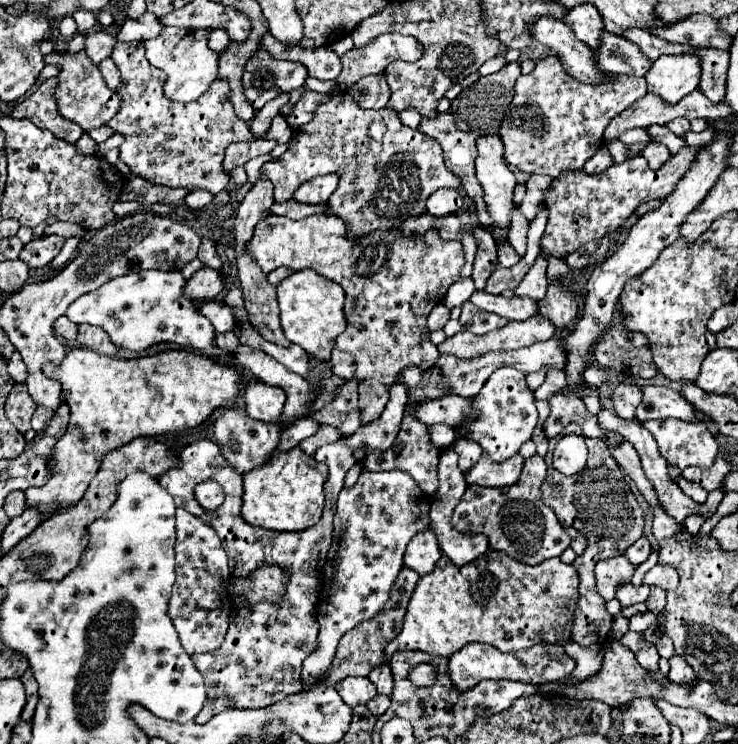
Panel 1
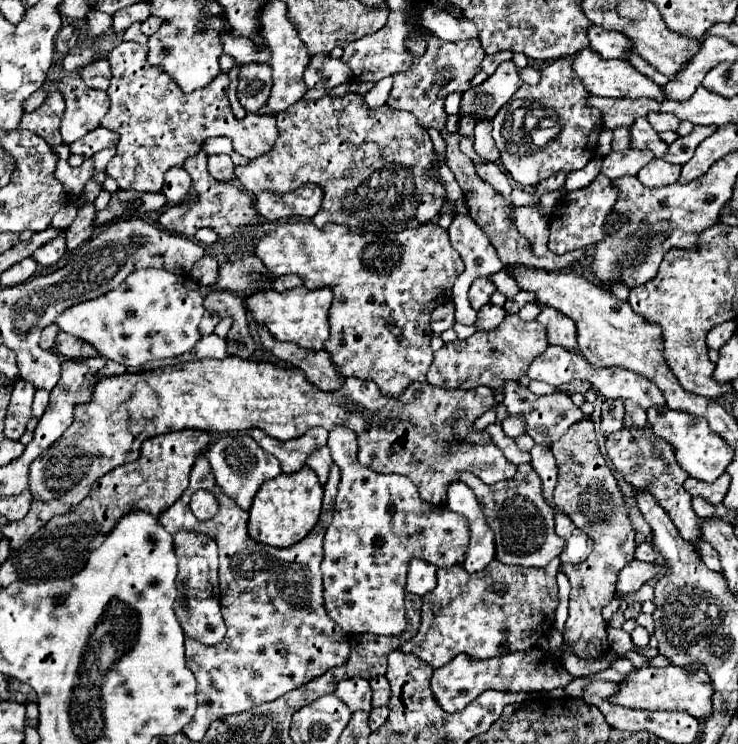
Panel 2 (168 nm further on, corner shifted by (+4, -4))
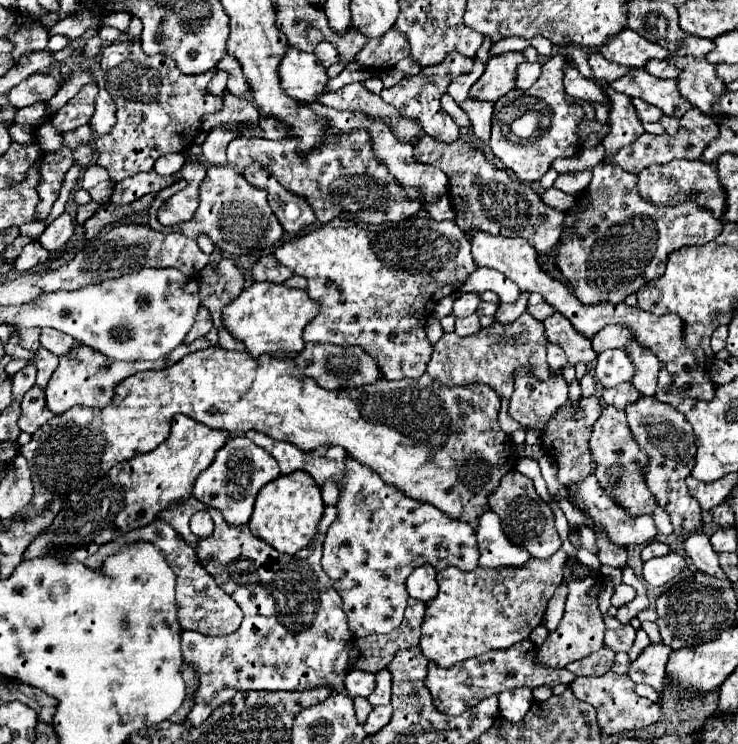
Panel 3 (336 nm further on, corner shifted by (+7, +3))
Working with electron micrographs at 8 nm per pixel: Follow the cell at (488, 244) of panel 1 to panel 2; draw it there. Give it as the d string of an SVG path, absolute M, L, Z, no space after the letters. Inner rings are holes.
M483 275L483 277L475 279L473 285L471 285L471 289L469 289L471 307L477 311L477 309L481 309L483 305L487 305L487 303L489 303L489 297L491 297L491 293L493 293L495 289L497 289L497 287L495 287L495 283L491 281L489 275Z

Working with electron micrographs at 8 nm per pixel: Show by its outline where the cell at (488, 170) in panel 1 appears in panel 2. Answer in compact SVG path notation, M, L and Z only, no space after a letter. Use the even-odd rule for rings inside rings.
M481 121L475 125L475 153L485 161L485 163L497 163L499 161L499 151L493 143L491 137L491 123Z

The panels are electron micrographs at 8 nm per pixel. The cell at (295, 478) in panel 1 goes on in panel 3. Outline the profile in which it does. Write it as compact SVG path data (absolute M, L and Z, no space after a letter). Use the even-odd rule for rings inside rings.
M292 472L290 476L278 476L278 480L272 480L258 492L248 528L254 532L254 536L264 540L278 552L296 554L314 538L322 514L324 502L318 484L314 484L314 480L310 480L310 474L306 472Z

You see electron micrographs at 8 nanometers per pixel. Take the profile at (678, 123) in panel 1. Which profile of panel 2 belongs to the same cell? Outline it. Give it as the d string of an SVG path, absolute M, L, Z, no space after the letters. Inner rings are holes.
M653 113L653 115L647 115L651 127L657 131L657 133L663 133L663 131L677 131L679 127L679 119L675 115L669 115L669 113Z

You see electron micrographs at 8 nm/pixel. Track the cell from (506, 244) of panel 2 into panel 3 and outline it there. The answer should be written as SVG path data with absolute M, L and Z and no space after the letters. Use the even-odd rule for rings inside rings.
M425 135L414 145L414 157L420 163L440 166L440 170L448 176L448 196L456 212L454 222L464 232L468 232L470 228L478 228L482 232L500 234L508 238L522 236L538 252L556 248L564 214L544 204L540 194L536 194L530 186L518 182L516 178L510 178L506 170L498 170L492 162L486 160L484 152L478 146L464 140L444 144Z

